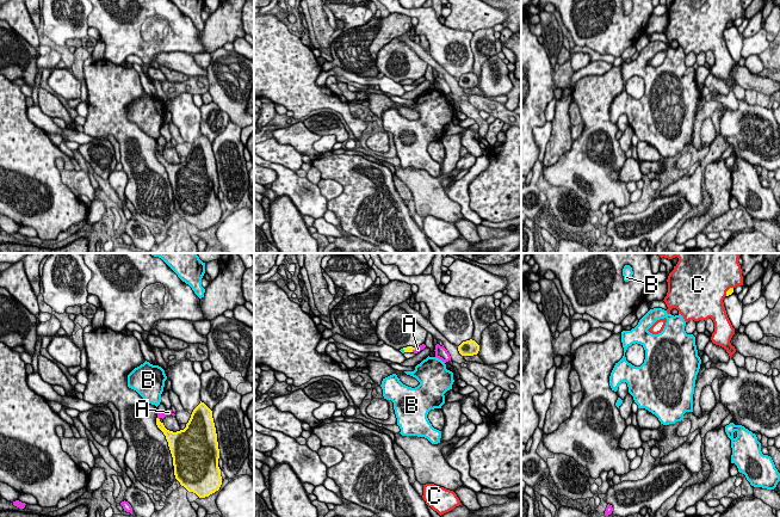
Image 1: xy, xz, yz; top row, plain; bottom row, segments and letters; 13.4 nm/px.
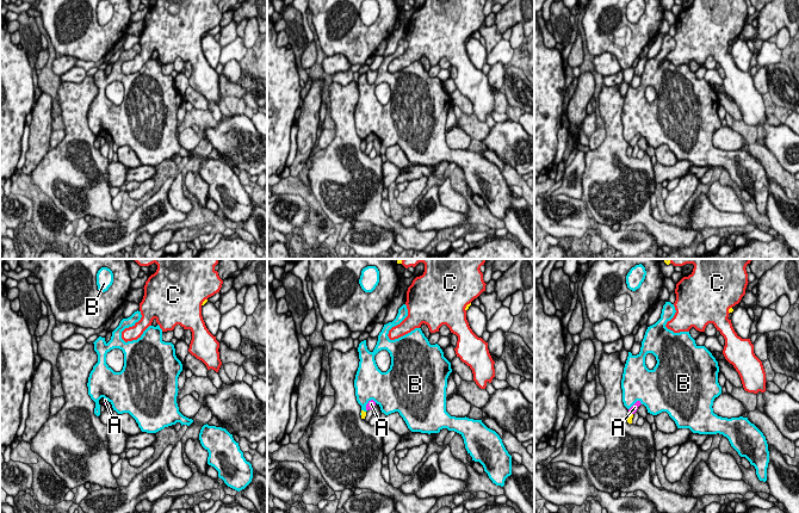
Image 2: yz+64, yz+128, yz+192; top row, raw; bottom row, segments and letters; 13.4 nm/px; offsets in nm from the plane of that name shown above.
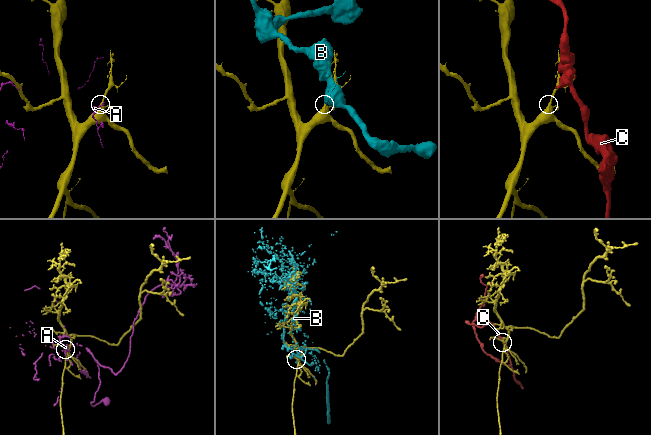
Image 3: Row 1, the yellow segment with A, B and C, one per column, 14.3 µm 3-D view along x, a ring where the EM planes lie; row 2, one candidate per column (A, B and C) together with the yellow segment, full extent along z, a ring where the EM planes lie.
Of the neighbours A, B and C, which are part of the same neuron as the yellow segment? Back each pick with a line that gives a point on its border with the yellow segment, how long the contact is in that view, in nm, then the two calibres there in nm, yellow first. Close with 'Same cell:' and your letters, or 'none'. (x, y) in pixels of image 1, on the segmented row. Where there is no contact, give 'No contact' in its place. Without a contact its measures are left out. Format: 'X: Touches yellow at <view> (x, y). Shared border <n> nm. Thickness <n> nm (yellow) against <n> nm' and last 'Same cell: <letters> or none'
Same cell: none

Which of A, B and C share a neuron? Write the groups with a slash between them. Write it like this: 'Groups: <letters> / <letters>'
Groups: A / B / C

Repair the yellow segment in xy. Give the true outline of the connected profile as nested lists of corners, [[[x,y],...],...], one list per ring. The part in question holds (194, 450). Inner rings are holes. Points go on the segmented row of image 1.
[[[200,401],[184,430],[173,432],[156,418],[173,457],[175,479],[199,498],[209,497],[222,485],[219,449],[212,411]]]

